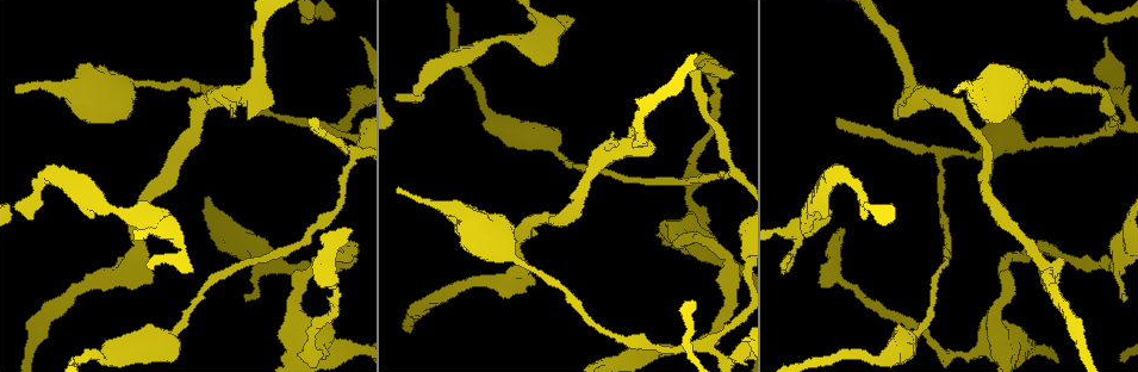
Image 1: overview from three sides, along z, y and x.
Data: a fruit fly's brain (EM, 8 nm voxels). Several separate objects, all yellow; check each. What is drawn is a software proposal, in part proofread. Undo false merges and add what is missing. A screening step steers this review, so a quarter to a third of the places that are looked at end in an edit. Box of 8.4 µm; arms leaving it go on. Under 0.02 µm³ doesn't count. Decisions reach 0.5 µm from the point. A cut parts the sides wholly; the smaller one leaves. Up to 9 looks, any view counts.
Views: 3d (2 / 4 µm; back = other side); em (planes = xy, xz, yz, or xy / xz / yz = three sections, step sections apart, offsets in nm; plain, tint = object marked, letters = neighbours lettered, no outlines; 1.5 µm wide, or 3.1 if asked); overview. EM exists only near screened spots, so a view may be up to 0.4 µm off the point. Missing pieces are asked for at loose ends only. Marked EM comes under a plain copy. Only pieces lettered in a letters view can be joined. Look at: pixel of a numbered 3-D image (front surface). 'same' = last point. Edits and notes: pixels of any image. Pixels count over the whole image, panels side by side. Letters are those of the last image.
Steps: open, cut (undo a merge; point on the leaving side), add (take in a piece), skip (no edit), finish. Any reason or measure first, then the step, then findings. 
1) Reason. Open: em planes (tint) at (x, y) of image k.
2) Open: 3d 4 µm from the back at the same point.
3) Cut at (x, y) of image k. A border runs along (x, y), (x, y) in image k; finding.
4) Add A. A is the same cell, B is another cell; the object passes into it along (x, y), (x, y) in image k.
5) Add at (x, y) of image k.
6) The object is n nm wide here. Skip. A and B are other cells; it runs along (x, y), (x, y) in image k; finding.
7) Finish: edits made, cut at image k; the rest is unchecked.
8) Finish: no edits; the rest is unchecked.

Abrupt turn. Open: 3d 4 µm at (353, 151) of image 1.

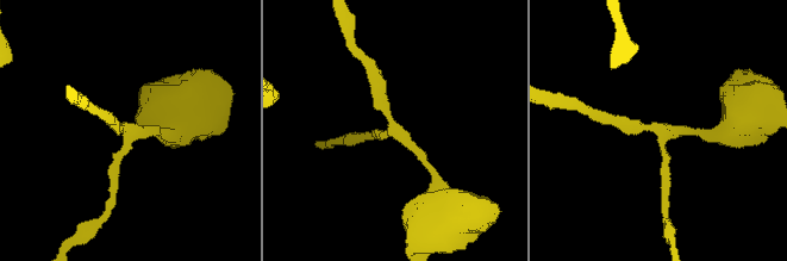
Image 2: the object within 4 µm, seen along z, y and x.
Now the EM. Open: em yz step 8 (tint) at (394, 129) of image 2.

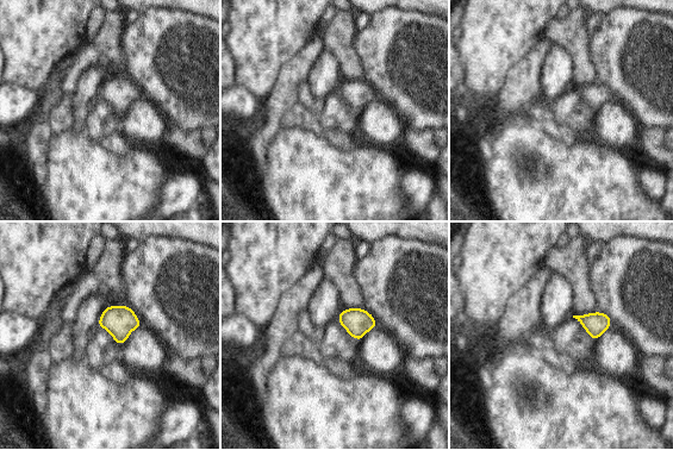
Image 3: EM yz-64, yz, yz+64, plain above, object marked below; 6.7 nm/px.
Open: em planes (letters) at the same point.

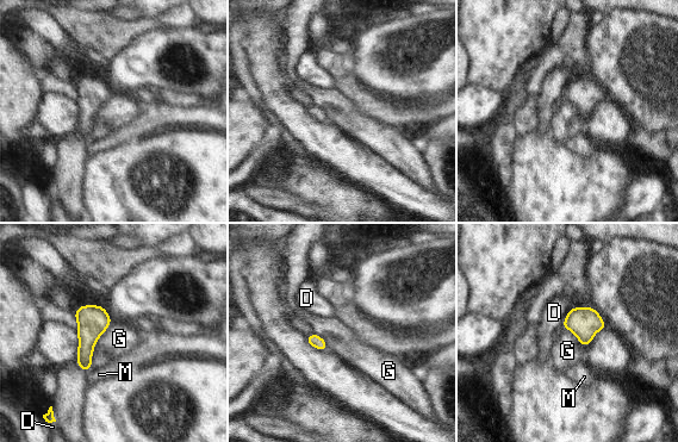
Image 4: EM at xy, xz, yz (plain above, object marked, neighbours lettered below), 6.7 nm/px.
Skip. D, G and M are other cells; a border runs along (112, 322), (94, 347), (89, 369) in image 4; all the same neuron.

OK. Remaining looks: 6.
Free end. Open: em planes (tint) at (700, 70) of image 1.

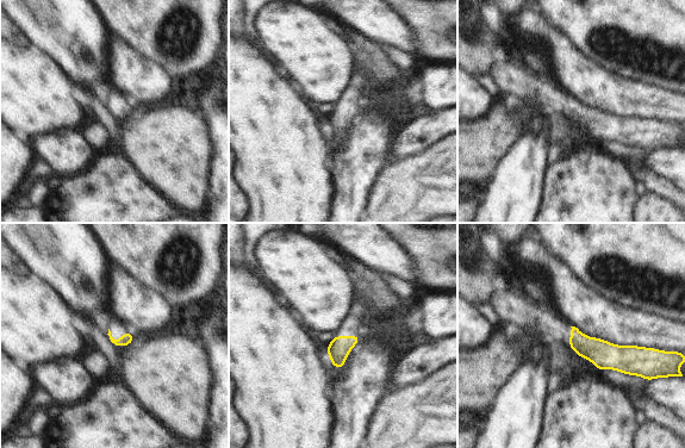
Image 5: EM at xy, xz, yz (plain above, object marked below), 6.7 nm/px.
Open: em planes (letters) at the same point.

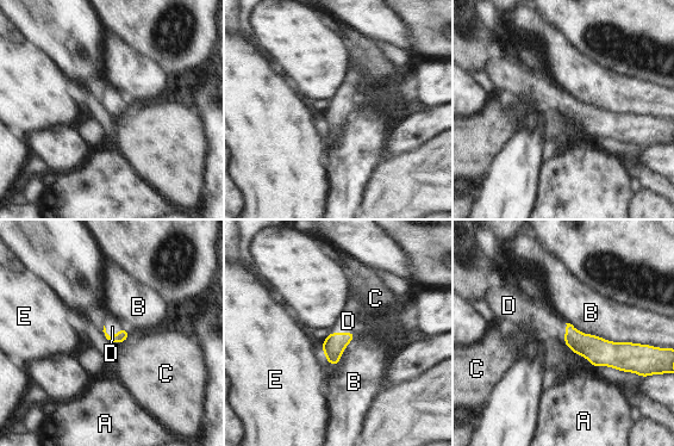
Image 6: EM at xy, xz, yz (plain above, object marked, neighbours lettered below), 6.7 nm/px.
Add D. D is the same cell, A, B, C and E are other cells; it goes on there.

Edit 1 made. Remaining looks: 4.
Narrows sharply. Open: em xz step 8 (tint) at (290, 117) of image 1.

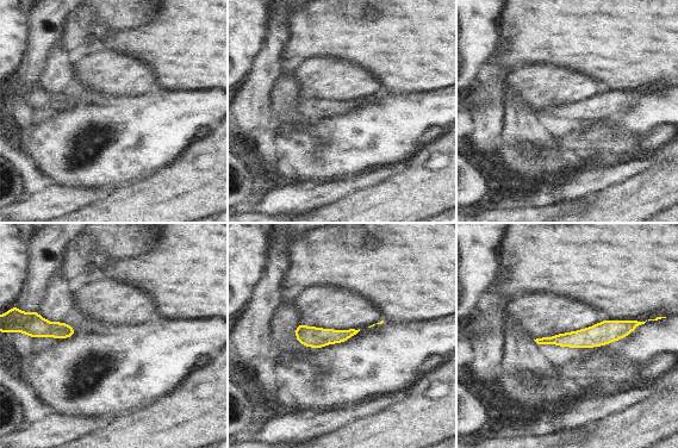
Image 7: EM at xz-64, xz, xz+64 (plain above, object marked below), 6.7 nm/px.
Open: em planes (letters) at the same point.

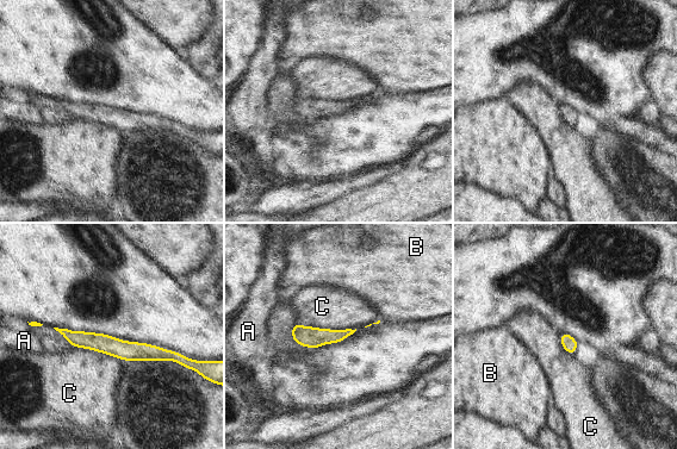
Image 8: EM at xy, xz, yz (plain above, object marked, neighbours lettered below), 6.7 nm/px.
Skip. A, B and C are other cells; a border runs along (294, 322), (321, 328), (355, 329) in image 8; continuous, no second neuron.

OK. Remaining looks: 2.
Finish: edits made, add at image 6; the rest is unchecked.

